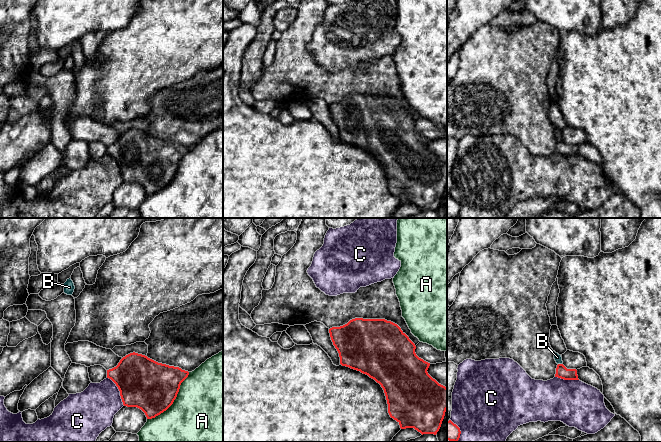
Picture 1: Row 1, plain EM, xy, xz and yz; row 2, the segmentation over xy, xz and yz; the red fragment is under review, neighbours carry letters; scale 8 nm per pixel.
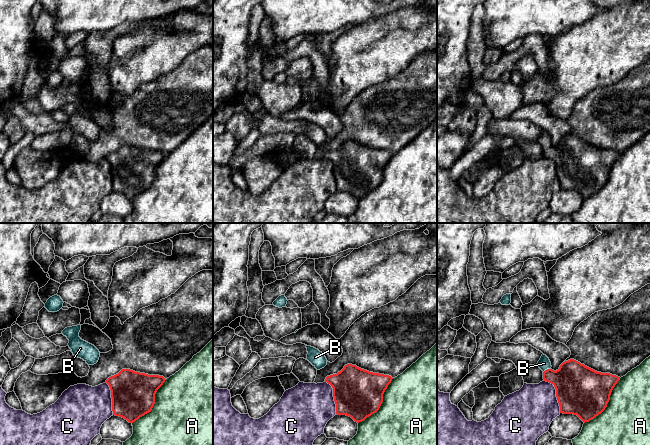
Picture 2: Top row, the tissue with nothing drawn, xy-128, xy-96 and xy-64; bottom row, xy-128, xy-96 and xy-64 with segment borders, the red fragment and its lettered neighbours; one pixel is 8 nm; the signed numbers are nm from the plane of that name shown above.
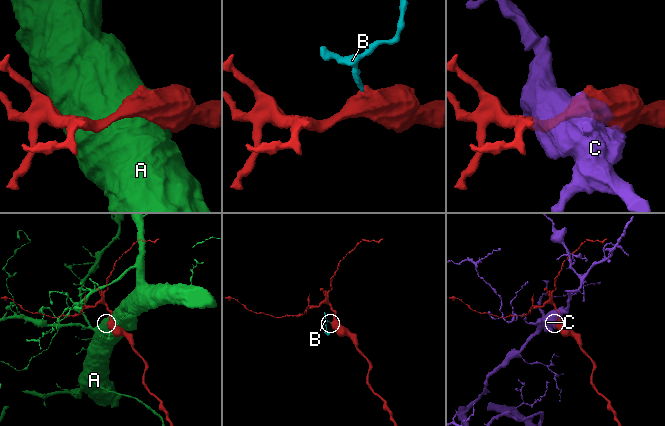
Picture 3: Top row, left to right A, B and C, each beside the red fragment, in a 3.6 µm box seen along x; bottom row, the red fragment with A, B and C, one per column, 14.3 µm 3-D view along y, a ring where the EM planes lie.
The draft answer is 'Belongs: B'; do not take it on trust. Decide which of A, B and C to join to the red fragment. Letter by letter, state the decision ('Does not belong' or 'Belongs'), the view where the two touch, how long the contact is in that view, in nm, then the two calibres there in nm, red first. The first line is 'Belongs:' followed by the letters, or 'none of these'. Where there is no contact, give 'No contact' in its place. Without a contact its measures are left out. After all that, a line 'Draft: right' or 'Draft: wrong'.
Belongs: B
A: Does not belong. Touches red in xy. Shared border 500 nm. Thickness 400 nm (red) against 500 nm
B: Belongs. Touches red in yz. Shared border 30 nm. Thickness 100 nm (red) against 60 nm
C: Does not belong. Touches red in xy. Shared border 280 nm. Thickness 400 nm (red) against 340 nm
Draft: right

